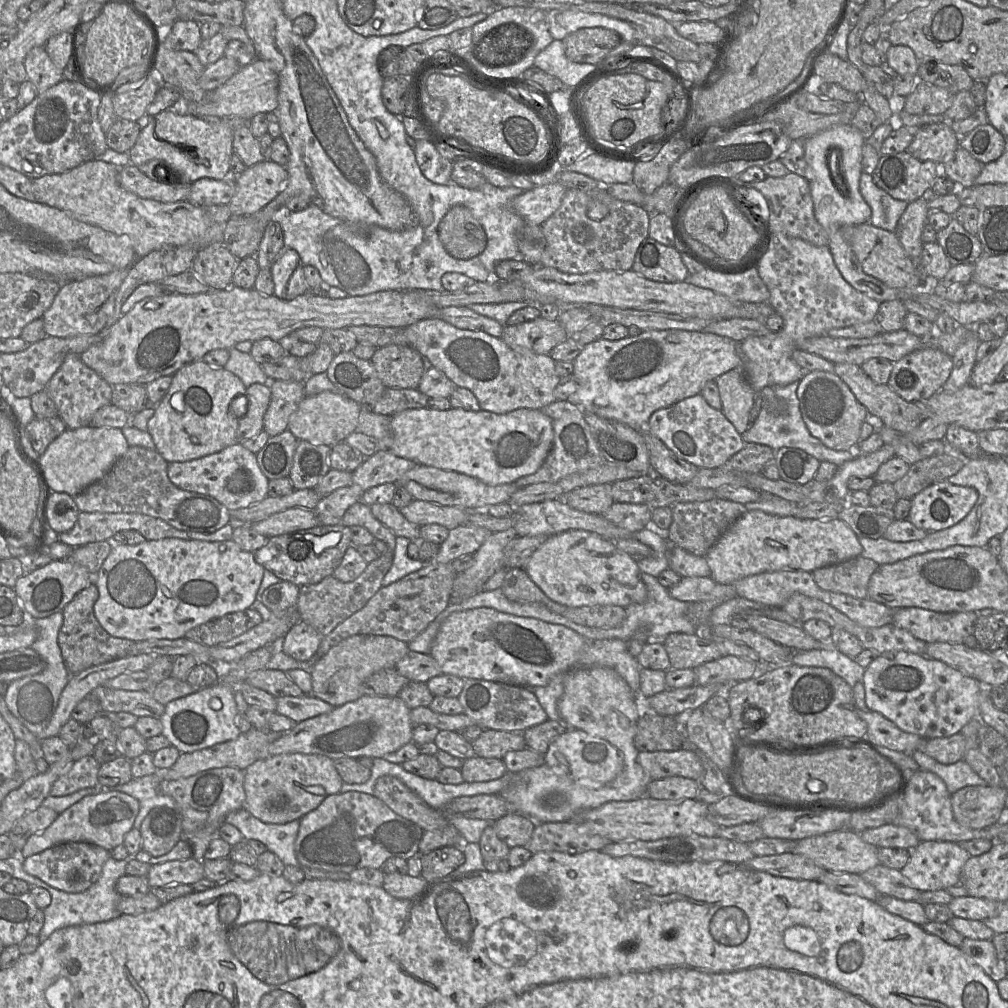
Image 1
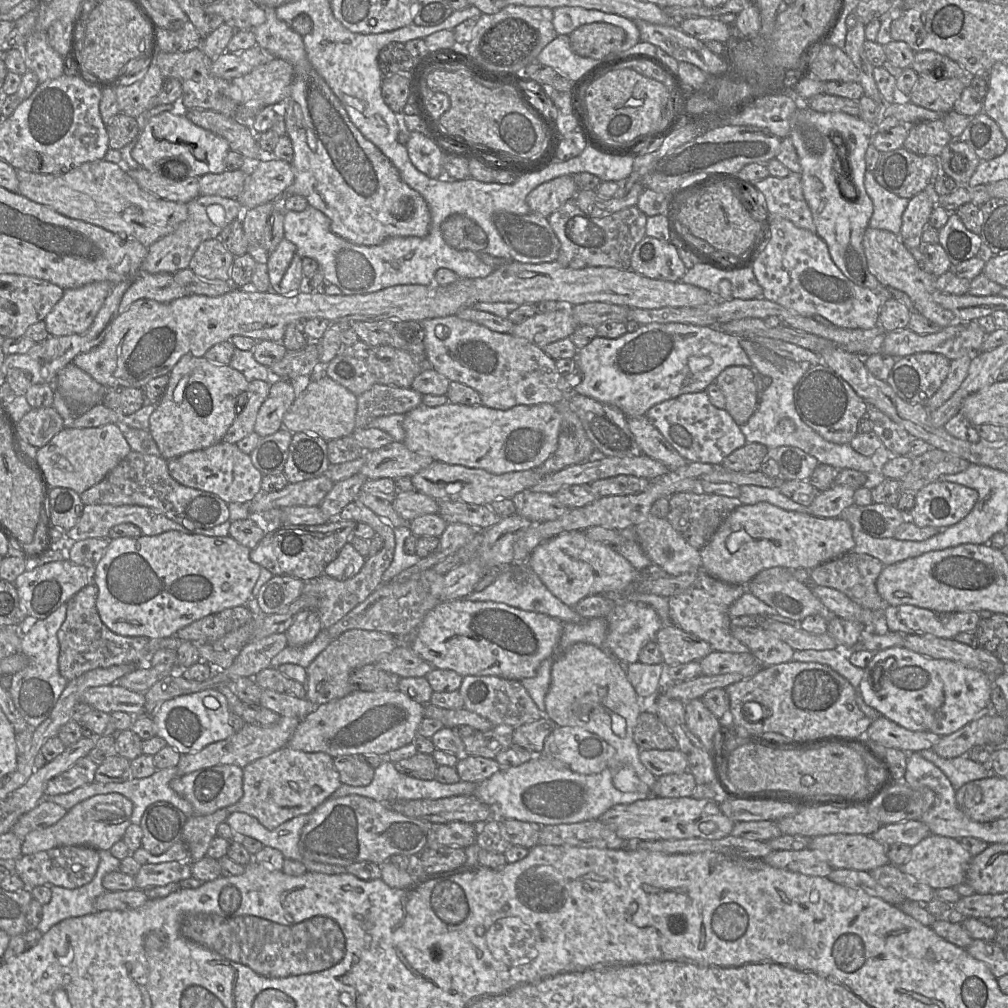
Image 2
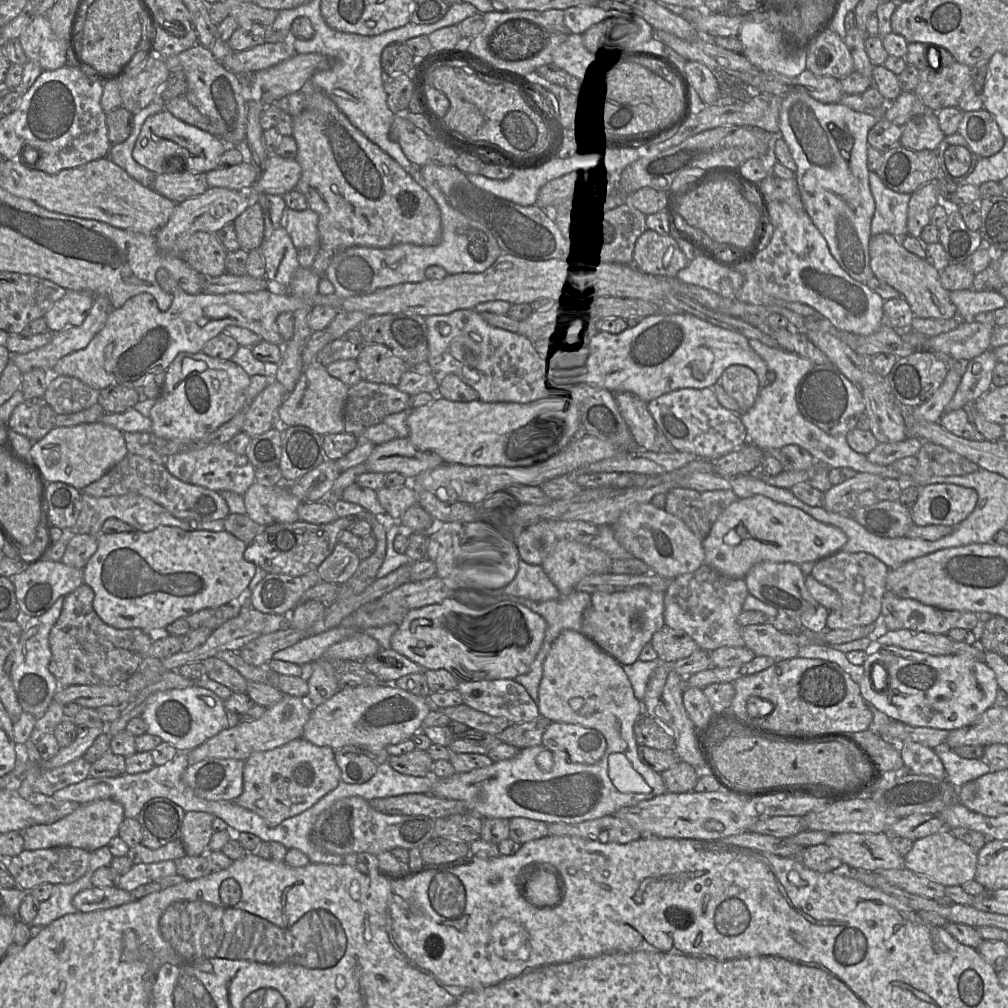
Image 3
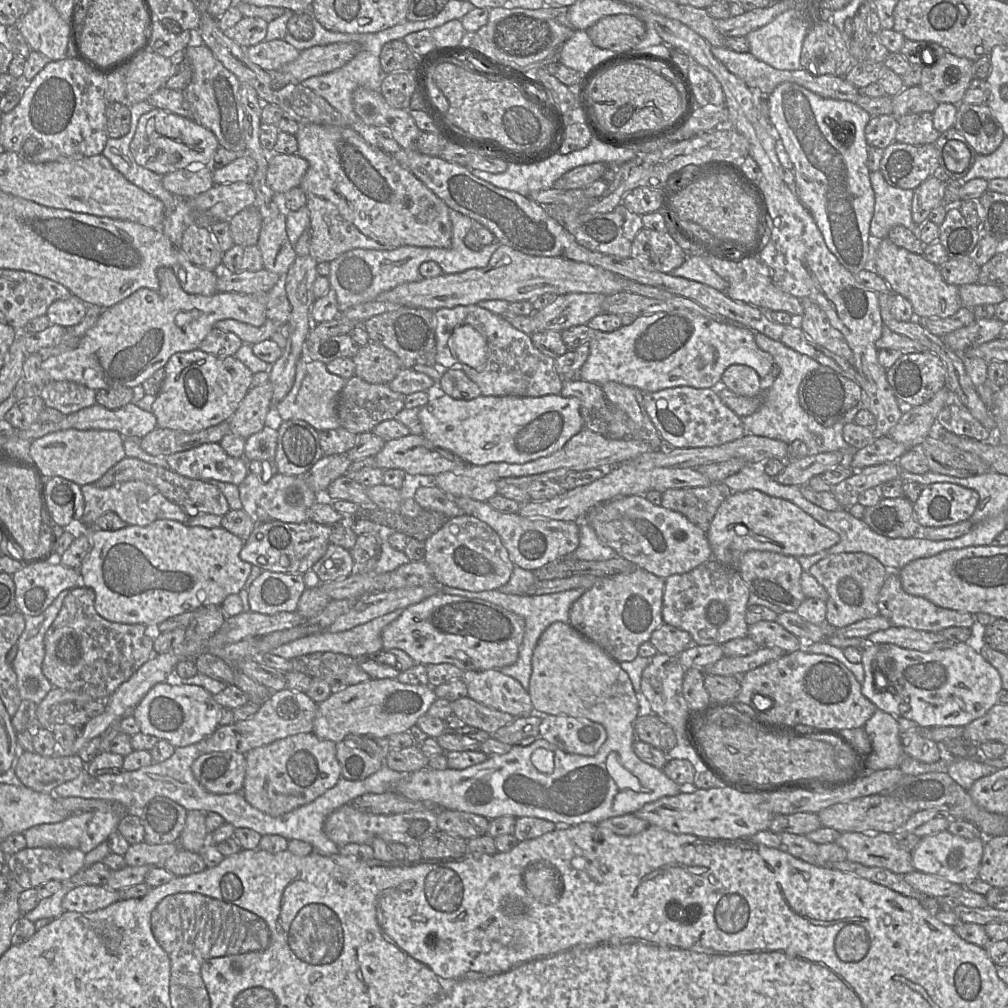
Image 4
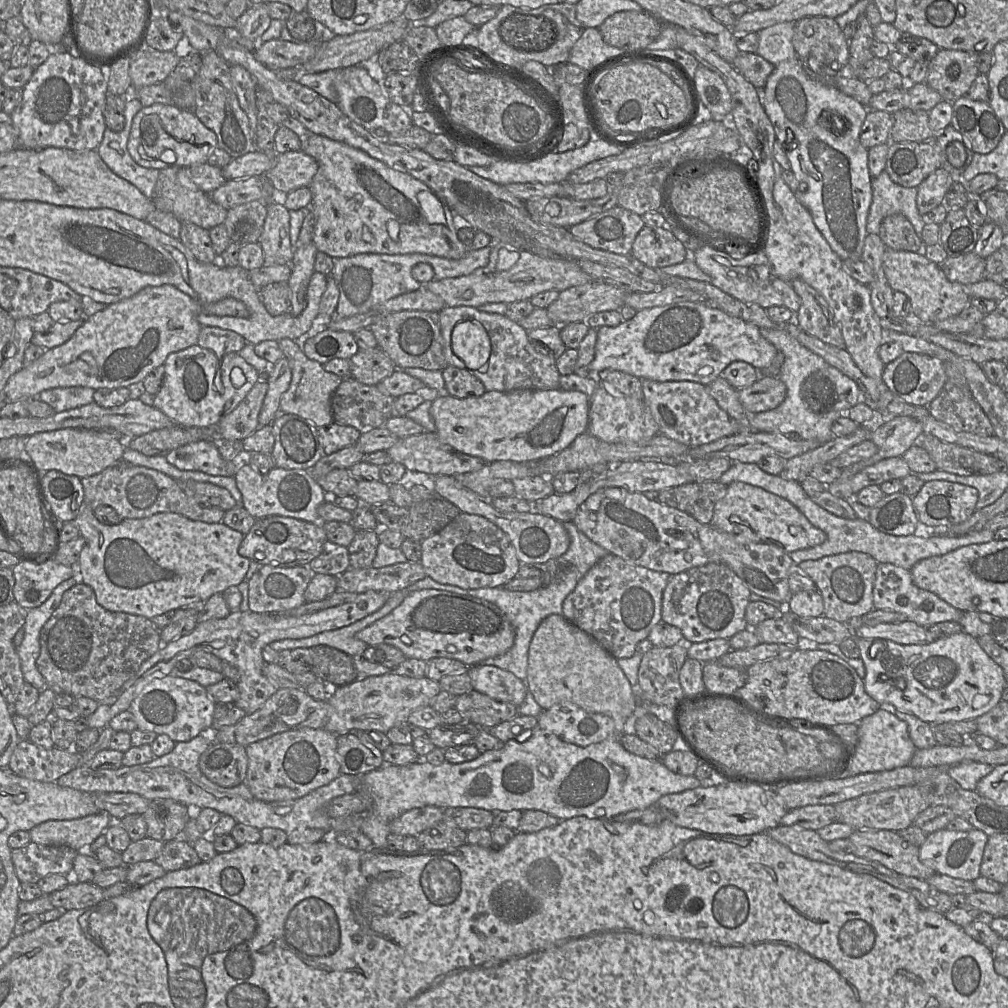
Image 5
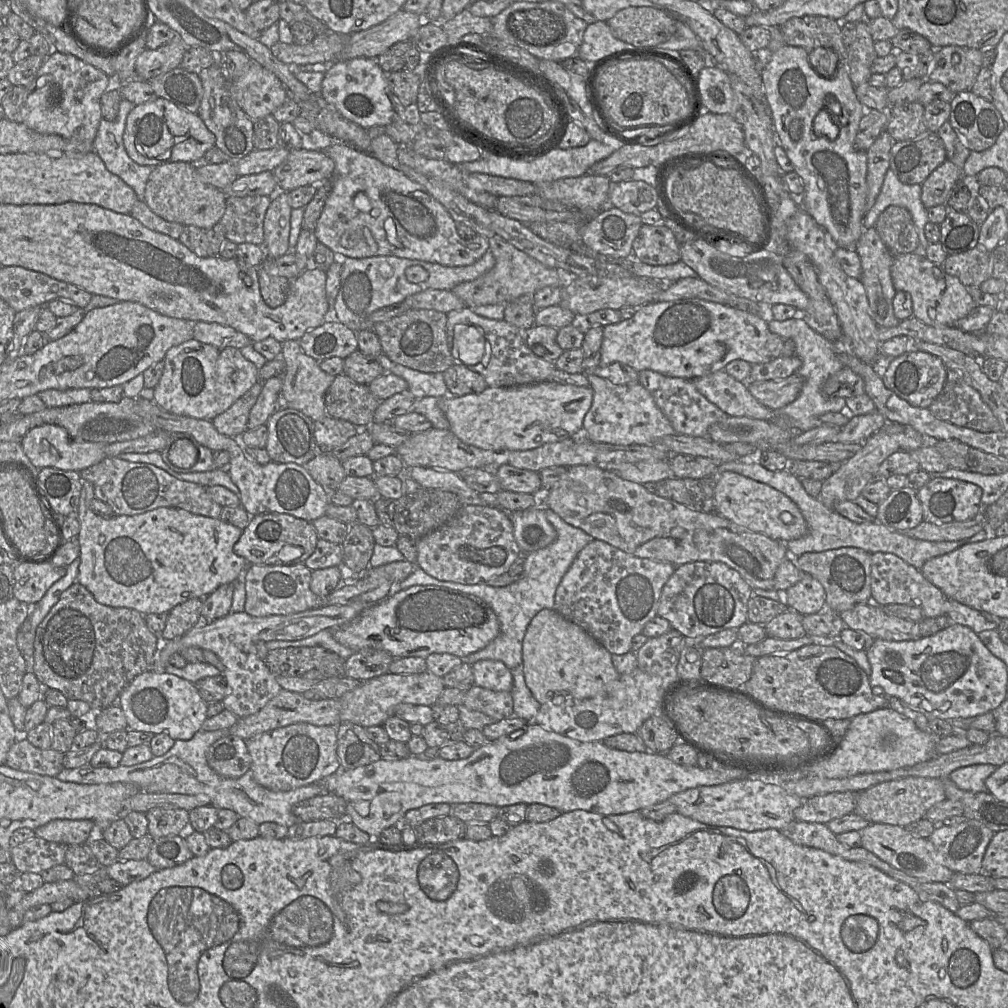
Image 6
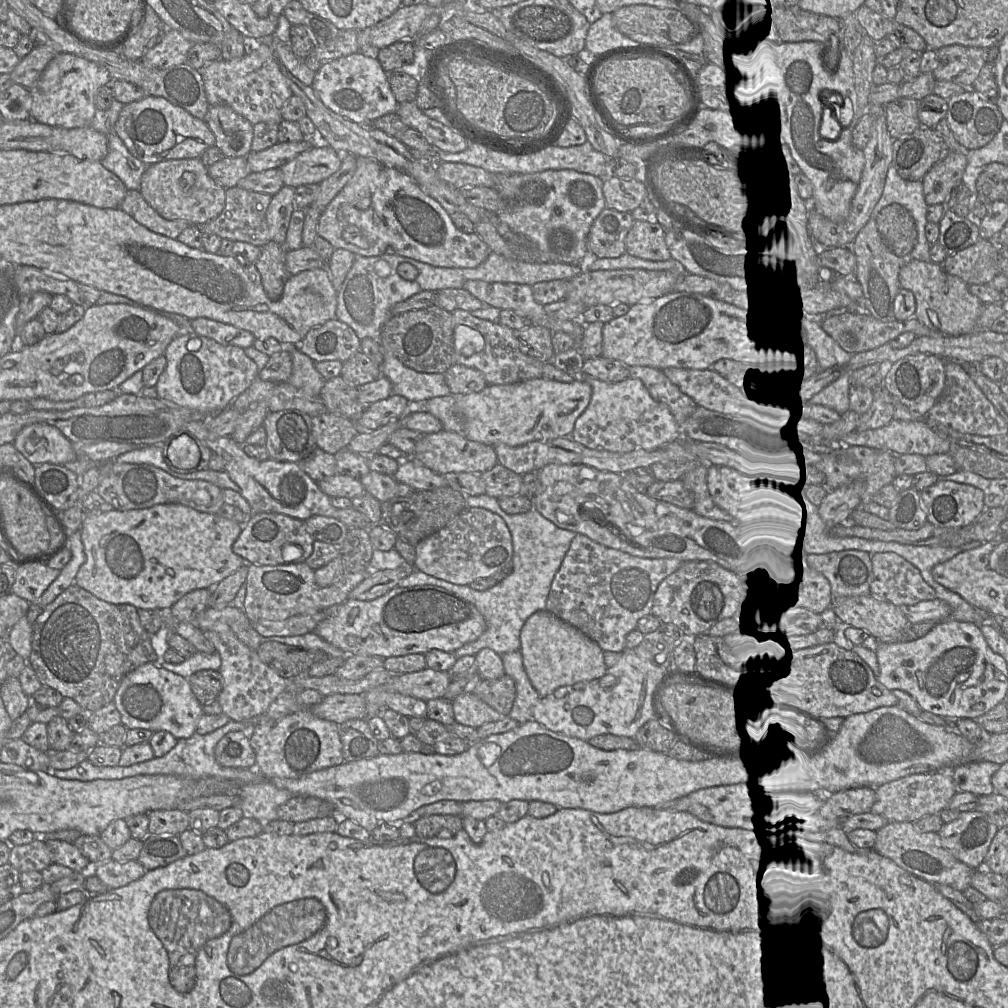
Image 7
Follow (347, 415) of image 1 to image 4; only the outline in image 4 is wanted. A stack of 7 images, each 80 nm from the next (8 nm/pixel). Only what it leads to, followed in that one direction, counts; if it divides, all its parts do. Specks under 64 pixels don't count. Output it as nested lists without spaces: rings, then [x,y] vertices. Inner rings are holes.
[[[302,356],[297,363],[295,382],[291,391],[276,406],[280,418],[282,421],[303,420],[318,431],[341,427],[337,414],[337,402],[345,382],[342,377],[330,373],[323,362]]]

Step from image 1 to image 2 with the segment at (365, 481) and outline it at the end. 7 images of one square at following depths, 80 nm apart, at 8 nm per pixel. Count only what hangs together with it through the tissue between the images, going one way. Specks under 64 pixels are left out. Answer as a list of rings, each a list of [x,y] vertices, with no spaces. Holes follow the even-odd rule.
[[[393,441],[367,452],[366,462],[359,473],[371,480],[411,477],[433,462],[432,457],[409,450],[403,442]]]

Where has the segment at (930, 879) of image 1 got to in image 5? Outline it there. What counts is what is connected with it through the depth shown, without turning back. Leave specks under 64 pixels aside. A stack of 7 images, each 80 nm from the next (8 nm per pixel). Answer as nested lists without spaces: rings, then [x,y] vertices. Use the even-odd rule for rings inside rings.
[[[944,828],[927,835],[925,842],[919,847],[919,859],[935,874],[974,881],[981,876],[980,867],[988,839],[986,833],[976,828],[969,831]]]

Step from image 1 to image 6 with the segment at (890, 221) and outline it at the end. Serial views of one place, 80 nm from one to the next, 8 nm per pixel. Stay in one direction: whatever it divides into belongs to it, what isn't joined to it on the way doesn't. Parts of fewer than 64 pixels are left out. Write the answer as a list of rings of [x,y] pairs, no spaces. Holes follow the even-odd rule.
[[[888,169],[875,204],[863,218],[863,228],[875,227],[879,215],[890,205],[905,207],[911,214],[919,239],[919,246],[914,253],[926,256],[929,245],[925,237],[925,225],[929,222],[927,209],[921,200],[920,184],[902,183],[892,169]]]

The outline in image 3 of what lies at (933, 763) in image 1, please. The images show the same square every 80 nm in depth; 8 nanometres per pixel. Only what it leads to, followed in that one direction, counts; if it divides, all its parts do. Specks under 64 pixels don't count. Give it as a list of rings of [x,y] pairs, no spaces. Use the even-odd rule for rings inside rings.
[[[945,743],[934,748],[946,771],[947,780],[957,789],[969,781],[991,772],[984,759],[965,759],[958,756]]]

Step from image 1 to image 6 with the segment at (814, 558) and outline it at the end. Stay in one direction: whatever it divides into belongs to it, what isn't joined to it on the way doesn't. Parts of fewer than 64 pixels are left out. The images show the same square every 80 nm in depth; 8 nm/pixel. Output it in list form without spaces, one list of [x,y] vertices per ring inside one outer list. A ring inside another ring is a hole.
[[[723,472],[716,482],[714,512],[740,527],[784,544],[801,538],[808,532],[806,521],[794,501],[771,486],[736,472]]]

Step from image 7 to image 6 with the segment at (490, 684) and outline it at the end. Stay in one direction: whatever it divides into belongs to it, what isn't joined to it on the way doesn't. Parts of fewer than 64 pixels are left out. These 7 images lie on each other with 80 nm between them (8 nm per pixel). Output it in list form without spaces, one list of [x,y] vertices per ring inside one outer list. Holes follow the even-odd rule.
[[[472,685],[467,689],[462,704],[486,714],[494,721],[513,716],[513,700],[509,691],[493,691]]]

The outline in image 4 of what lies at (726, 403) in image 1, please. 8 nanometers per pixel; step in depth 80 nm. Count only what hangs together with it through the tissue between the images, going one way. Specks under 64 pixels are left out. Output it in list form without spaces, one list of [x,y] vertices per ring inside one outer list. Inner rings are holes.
[[[744,364],[729,366],[721,377],[720,386],[745,397],[761,394],[761,381],[755,369]]]

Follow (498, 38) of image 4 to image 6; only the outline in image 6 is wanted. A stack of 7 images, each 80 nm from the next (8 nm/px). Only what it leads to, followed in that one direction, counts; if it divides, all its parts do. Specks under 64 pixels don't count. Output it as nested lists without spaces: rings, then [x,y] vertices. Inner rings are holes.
[[[539,8],[512,13],[507,27],[516,39],[534,46],[552,44],[565,35],[563,20]]]

